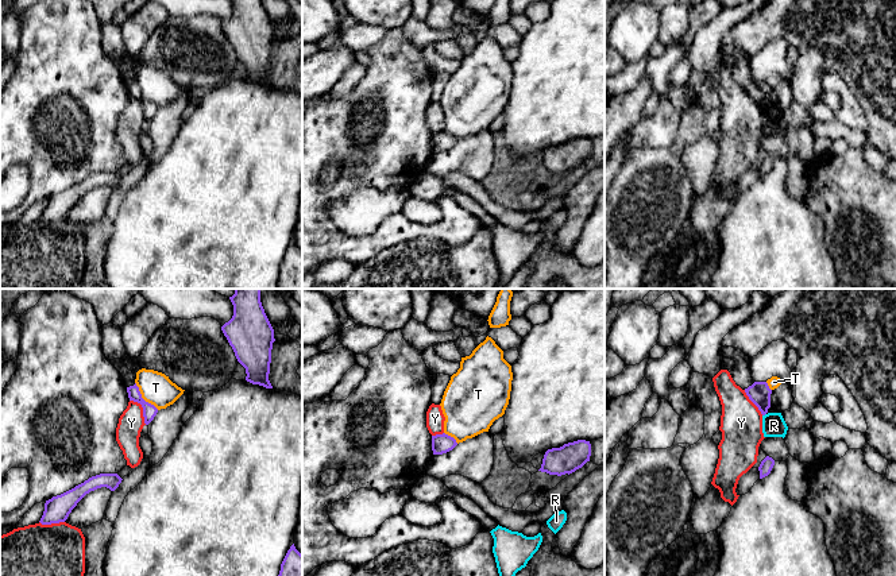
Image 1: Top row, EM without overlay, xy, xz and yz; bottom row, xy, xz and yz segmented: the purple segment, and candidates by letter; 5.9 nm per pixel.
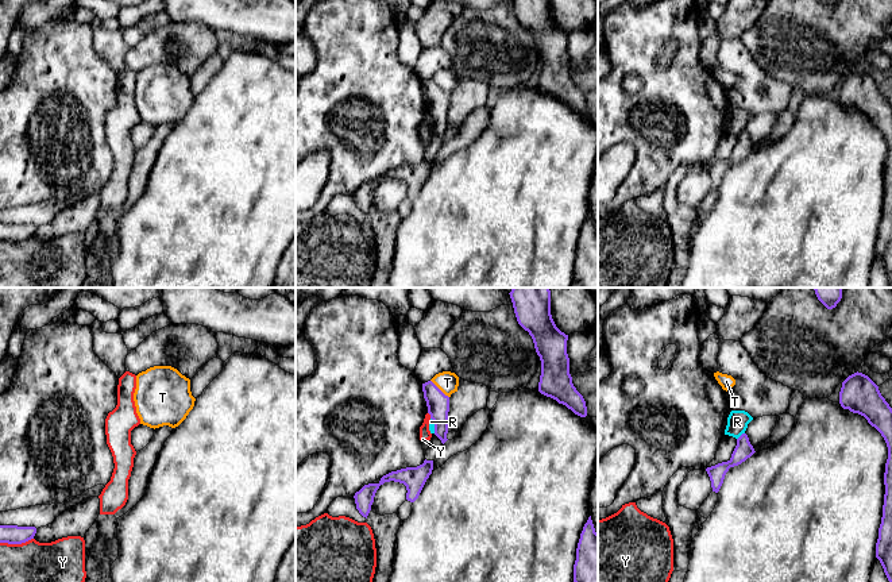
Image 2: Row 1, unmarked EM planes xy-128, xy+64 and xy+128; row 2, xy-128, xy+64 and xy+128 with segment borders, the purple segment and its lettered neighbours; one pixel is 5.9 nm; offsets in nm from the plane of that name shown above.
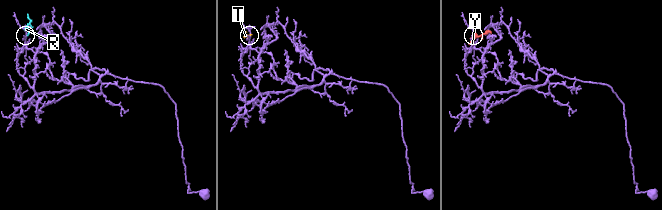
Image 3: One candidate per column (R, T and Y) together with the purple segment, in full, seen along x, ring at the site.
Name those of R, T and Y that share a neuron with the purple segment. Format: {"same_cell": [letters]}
{"same_cell": []}

